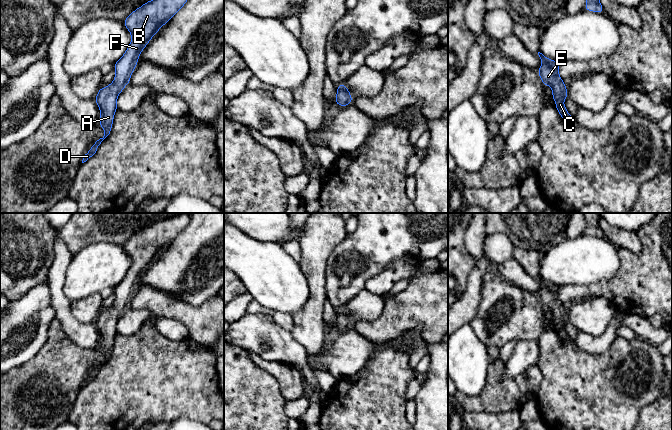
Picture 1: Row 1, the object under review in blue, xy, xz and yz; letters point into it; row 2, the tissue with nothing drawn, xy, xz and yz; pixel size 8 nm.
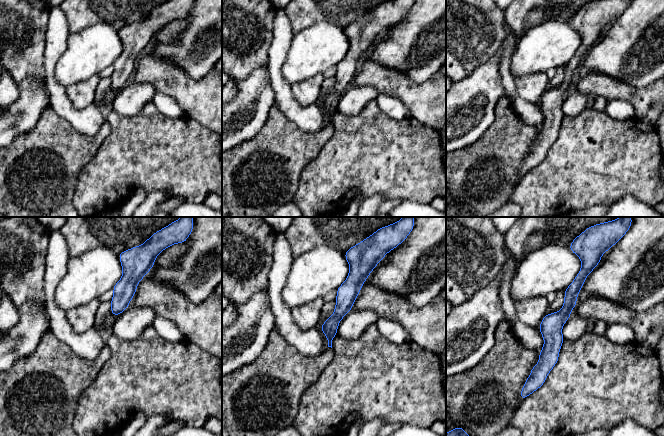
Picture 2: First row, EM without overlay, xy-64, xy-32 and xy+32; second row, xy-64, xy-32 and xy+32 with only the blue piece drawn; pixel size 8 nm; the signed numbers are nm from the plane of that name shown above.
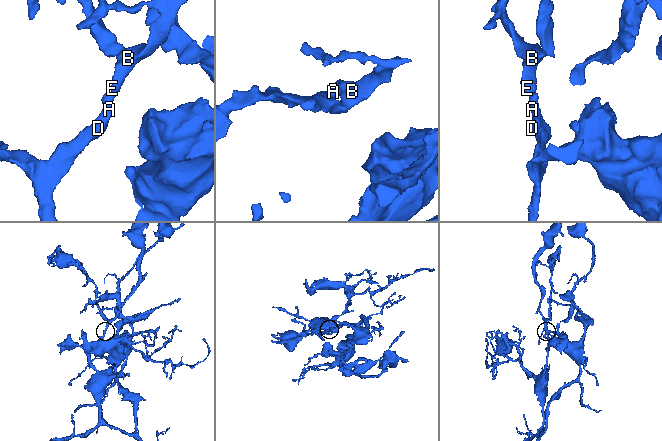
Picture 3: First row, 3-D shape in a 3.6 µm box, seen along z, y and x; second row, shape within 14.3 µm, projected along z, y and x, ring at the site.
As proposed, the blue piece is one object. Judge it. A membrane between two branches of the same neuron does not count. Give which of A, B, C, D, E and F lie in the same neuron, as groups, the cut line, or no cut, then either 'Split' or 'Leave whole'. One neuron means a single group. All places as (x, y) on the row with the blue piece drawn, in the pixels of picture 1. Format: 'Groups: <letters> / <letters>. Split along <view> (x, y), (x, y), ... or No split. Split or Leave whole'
Groups: A B C D E F. No split. Leave whole

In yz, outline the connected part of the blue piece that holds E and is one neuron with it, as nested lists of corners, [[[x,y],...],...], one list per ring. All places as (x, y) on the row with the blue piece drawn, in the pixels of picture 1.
[[[538,52],[538,55],[542,61],[542,65],[537,72],[542,83],[552,88],[552,97],[556,103],[555,108],[562,118],[571,118],[572,116],[564,106],[564,100],[568,97],[568,90],[564,85],[564,81],[559,76],[560,63],[544,56],[540,52]]]

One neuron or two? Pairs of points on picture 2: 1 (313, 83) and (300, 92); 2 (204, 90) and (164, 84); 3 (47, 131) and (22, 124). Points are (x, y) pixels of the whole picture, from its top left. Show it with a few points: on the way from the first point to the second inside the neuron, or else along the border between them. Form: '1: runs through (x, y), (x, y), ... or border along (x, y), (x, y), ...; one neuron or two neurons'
1: runs through (310, 86), (303, 91); one neuron
2: runs through (194, 90), (184, 90), (179, 85), (174, 84); one neuron
3: border along (46, 107), (38, 122), (29, 131), (14, 139); two neurons

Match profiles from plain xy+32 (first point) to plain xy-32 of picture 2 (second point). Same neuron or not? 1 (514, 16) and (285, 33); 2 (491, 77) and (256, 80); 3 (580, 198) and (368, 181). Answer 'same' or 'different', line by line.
1: different
2: same
3: same

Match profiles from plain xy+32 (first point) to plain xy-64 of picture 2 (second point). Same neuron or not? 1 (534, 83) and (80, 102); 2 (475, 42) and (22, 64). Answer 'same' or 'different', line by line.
1: same
2: same

